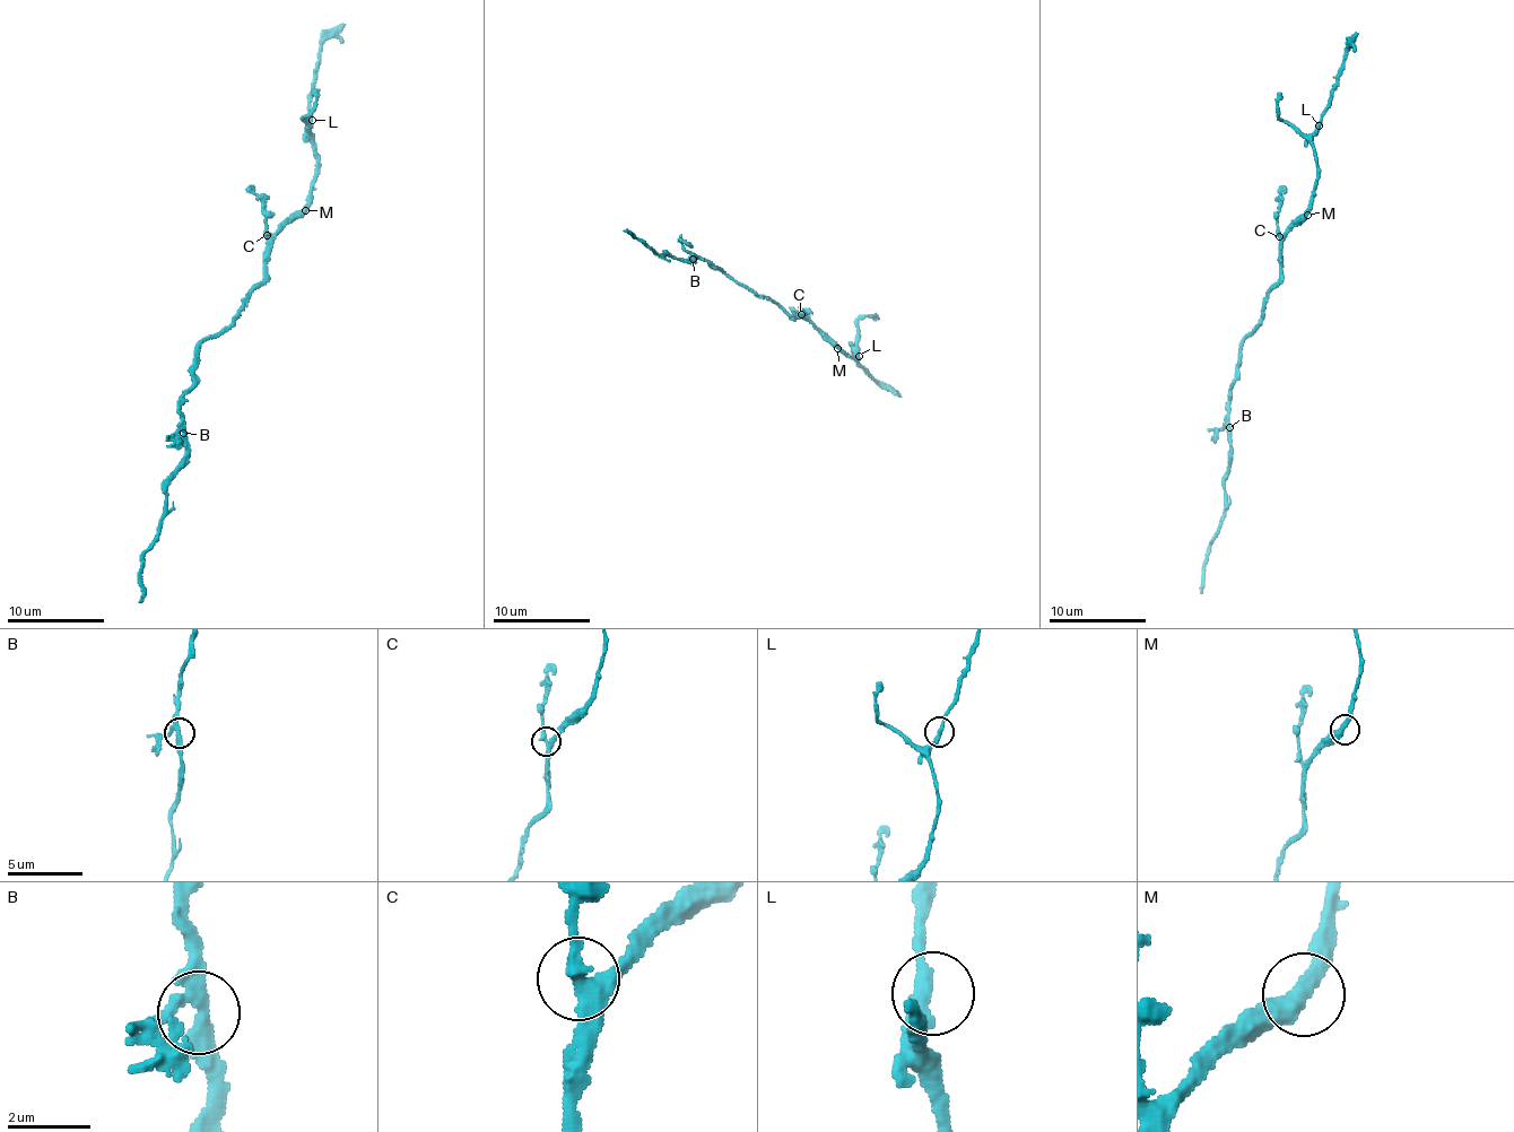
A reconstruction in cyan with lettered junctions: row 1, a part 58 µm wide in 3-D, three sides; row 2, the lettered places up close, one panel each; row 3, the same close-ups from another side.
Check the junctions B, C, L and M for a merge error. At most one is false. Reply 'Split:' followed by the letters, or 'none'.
Split: C

